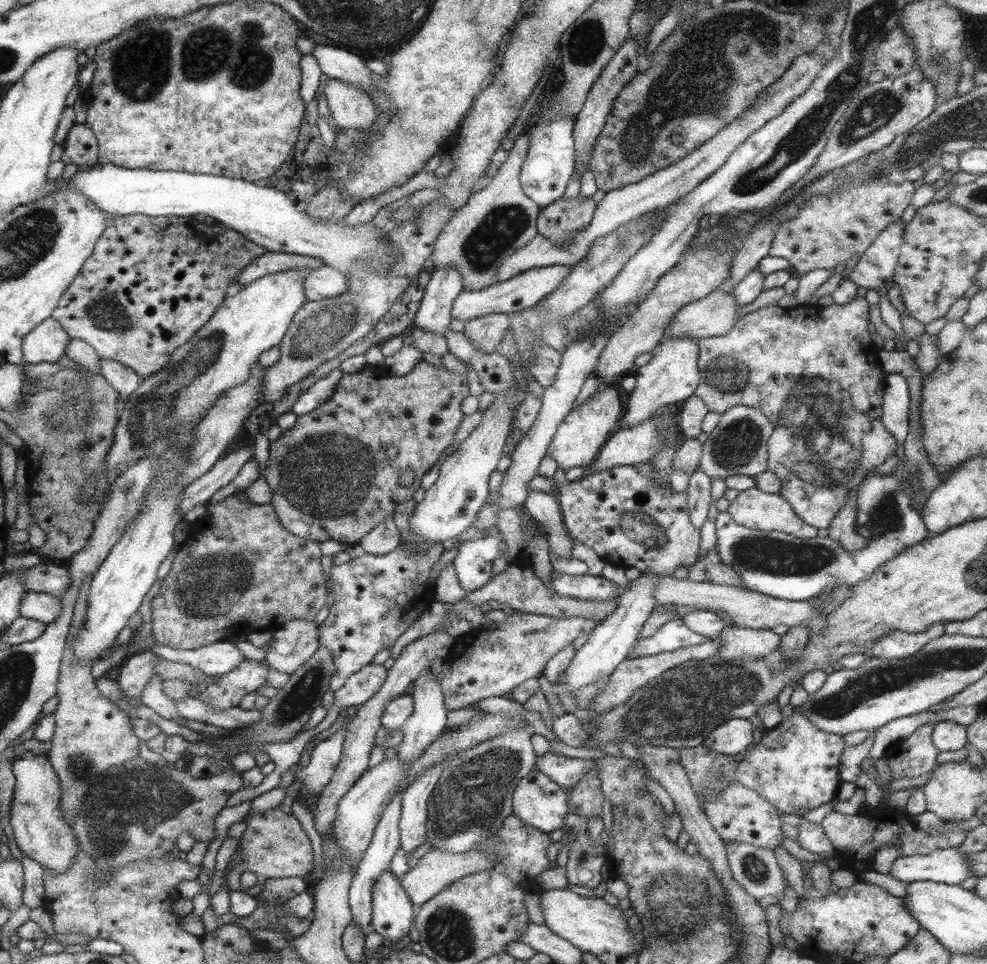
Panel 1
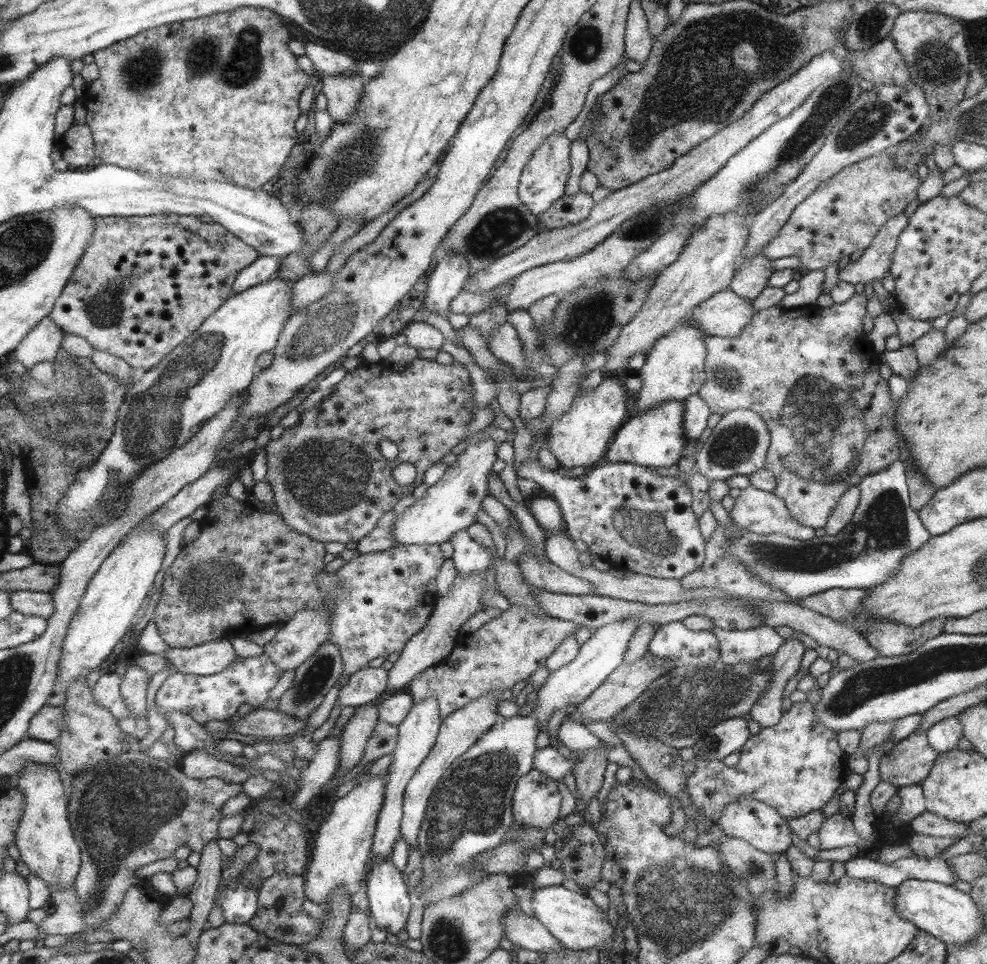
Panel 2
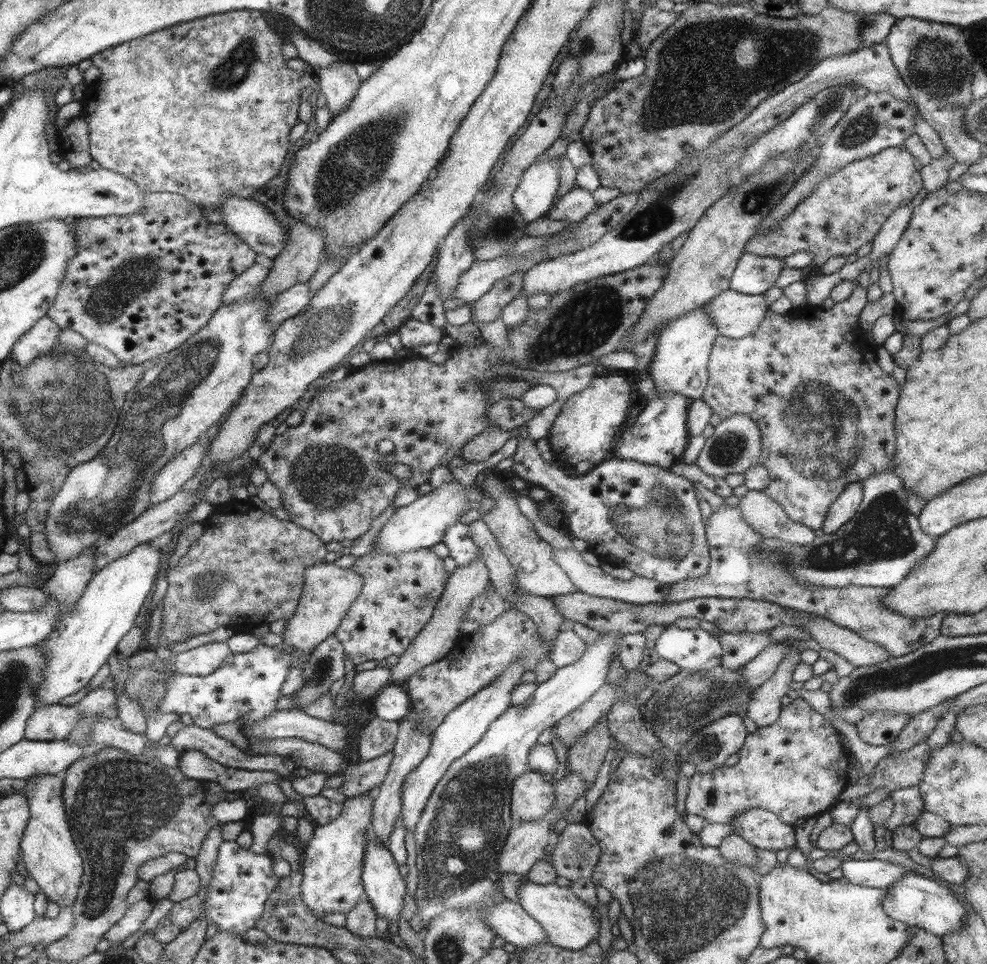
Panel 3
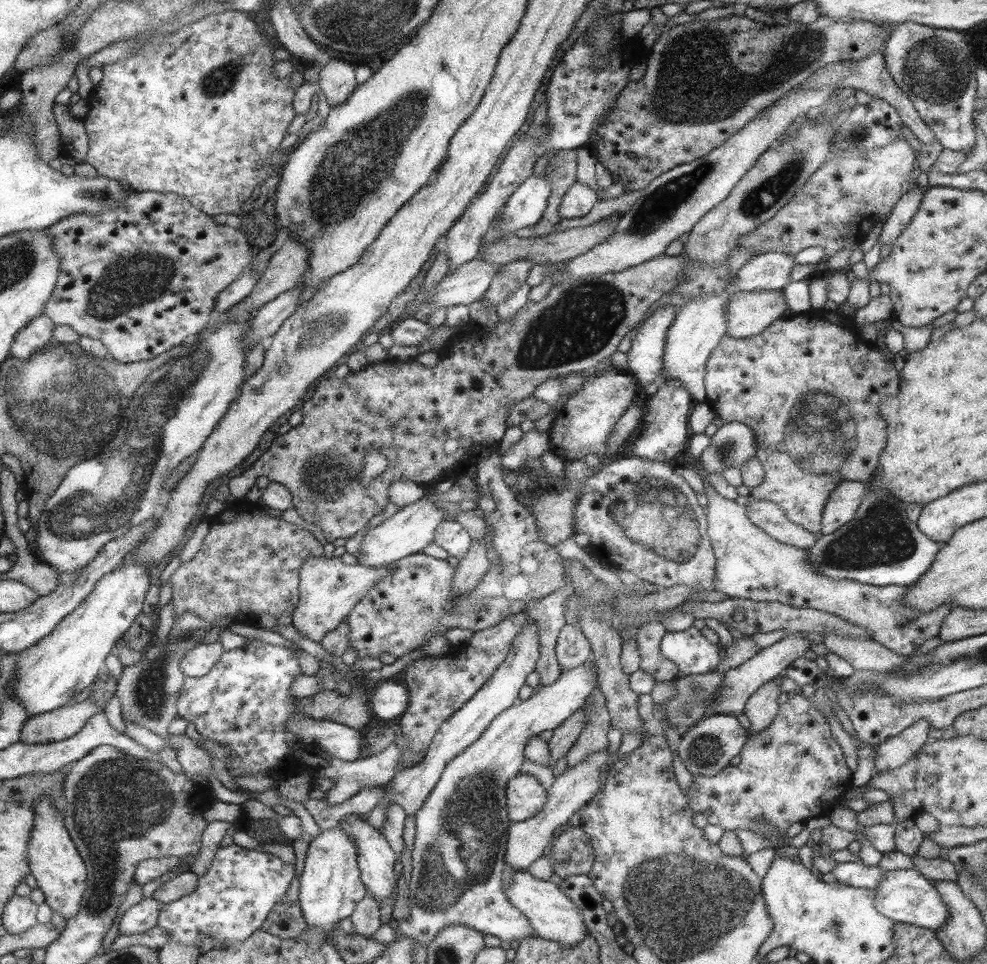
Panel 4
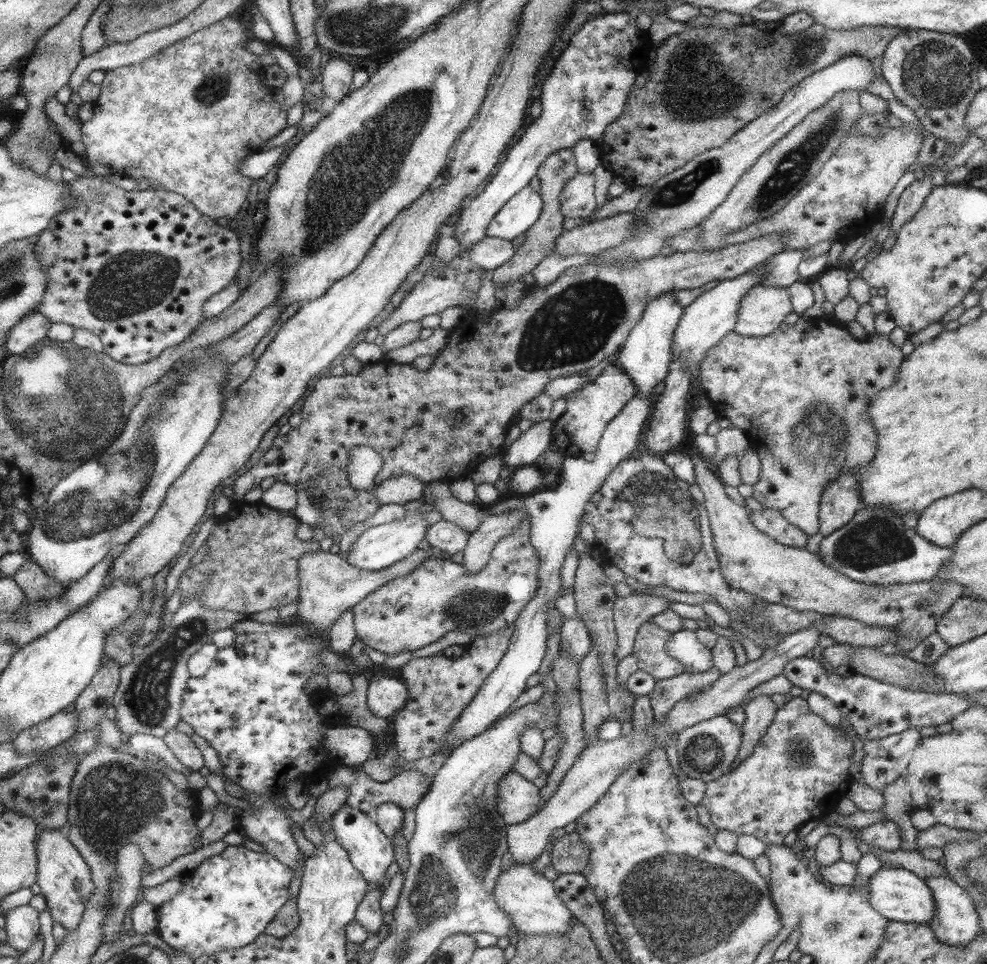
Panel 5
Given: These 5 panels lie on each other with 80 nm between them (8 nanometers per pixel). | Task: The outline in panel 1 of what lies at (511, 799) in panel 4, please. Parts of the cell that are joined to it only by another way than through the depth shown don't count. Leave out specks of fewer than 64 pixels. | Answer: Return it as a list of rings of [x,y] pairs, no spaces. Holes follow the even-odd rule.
[[[532,769],[517,783],[515,792],[512,794],[512,816],[516,816],[521,822],[529,823],[529,826],[545,833],[555,829],[565,830],[563,820],[568,813],[568,801],[565,794],[557,783],[554,783],[548,775]]]

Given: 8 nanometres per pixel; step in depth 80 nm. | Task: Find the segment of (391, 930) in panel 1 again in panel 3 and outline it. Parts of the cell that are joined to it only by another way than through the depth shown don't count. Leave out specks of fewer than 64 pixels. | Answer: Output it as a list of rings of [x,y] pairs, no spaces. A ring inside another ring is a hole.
[[[371,833],[365,835],[367,842],[360,874],[365,900],[376,910],[377,916],[383,915],[387,922],[397,920],[406,892],[405,881],[397,873],[398,865],[387,846],[375,841]]]

